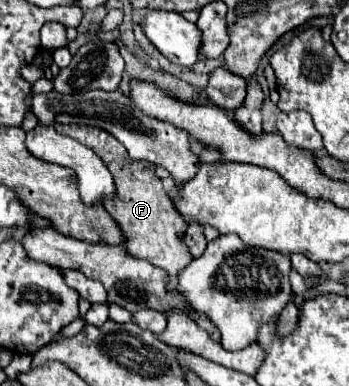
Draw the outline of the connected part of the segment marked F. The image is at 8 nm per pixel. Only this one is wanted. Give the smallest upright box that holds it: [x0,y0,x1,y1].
[54,124,194,292]

